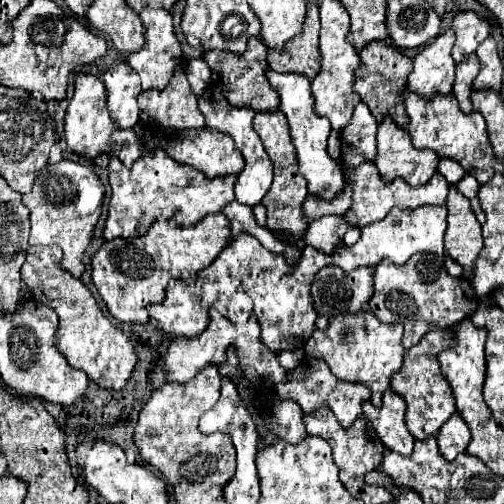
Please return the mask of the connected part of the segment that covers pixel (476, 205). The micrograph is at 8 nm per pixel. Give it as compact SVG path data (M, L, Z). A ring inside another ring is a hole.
M467 173L455 187L457 187L459 193L463 193L463 195L471 201L471 209L473 209L477 221L483 225L483 223L485 223L485 213L481 211L481 203L479 203L479 197L477 197L477 193L479 193L479 183L477 183L477 179L473 179L473 175Z

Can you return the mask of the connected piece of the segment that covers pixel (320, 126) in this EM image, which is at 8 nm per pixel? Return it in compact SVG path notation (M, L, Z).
M273 69L265 71L265 77L269 79L269 83L273 85L273 89L279 93L281 97L281 105L279 109L285 113L287 121L289 121L289 129L291 129L291 143L297 149L297 161L299 161L299 173L307 179L309 183L309 193L319 195L323 199L333 199L333 195L337 195L341 191L343 185L343 171L339 167L339 163L335 163L329 155L327 155L327 137L329 137L329 119L319 117L313 111L313 95L311 95L311 81L305 79L303 75L295 75L295 73L277 73Z

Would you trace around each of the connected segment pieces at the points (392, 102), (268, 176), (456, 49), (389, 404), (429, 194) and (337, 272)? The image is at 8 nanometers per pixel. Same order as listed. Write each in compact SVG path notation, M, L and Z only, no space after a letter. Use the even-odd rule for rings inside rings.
M385 41L367 43L359 51L359 59L361 59L361 67L355 71L355 91L361 97L361 101L367 103L369 111L375 115L377 121L381 121L383 115L391 115L397 125L407 127L407 115L405 115L401 93L407 87L407 75L413 67L413 61Z
M215 85L207 87L203 95L197 97L197 105L205 117L205 125L207 127L213 127L225 135L229 135L237 149L243 153L245 157L245 169L241 171L241 175L237 177L237 183L235 183L235 199L247 207L255 207L261 203L261 199L267 195L269 187L271 187L271 181L273 181L273 165L271 165L271 159L269 155L265 155L265 149L263 149L263 143L259 139L259 135L255 133L251 121L253 121L253 115L255 111L251 111L249 107L243 107L243 109L237 109L233 105L227 103L227 99L223 97L221 89L217 89Z
M459 11L453 17L451 23L457 39L453 45L453 59L459 63L463 61L469 53L475 53L475 49L479 47L481 41L485 41L485 37L491 31L491 25L487 23L487 19L479 17L473 11Z
M391 387L385 391L381 407L373 407L371 401L365 401L363 413L369 417L375 433L385 447L405 457L411 455L415 439L405 427L405 401Z
M361 163L359 167L347 171L347 177L353 179L353 207L345 213L345 219L353 227L365 227L375 221L381 221L393 207L415 209L421 205L443 205L449 193L449 183L443 175L439 179L429 179L429 183L421 187L409 187L403 179L395 179L393 183L385 183L373 163Z
M329 265L323 267L311 285L313 307L319 315L357 313L373 295L373 275L367 267L351 273Z

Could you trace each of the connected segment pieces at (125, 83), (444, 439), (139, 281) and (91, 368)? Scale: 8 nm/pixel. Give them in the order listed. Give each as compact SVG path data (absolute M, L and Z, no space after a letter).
M117 63L111 65L103 73L103 83L107 87L107 105L113 121L121 129L131 129L139 123L137 95L141 91L139 75L127 65Z
M457 411L439 431L437 441L439 441L439 451L445 455L445 459L453 461L459 453L465 453L467 443L469 443L469 427L465 419L461 419L461 413Z
M223 213L207 215L195 225L183 227L173 219L155 221L145 235L129 239L111 239L103 243L103 251L91 257L91 279L103 297L109 313L117 321L147 323L147 305L165 299L169 279L189 279L197 271L211 265L219 251L229 243L229 221Z
M47 245L47 247L29 247L27 259L21 267L21 277L31 297L49 305L59 315L59 327L55 335L57 349L69 359L69 363L75 369L85 371L89 379L93 379L97 385L105 389L125 387L137 363L137 355L133 351L129 337L103 315L95 297L83 285L83 281L63 271L59 263L61 263L61 247Z

